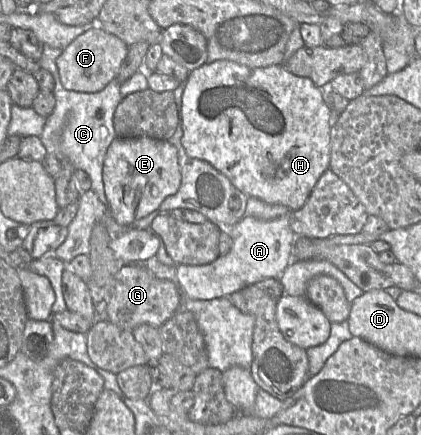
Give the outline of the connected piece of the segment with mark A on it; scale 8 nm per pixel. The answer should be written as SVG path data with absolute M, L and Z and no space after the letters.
M289 214L273 220L243 217L229 229L233 239L230 252L207 265L177 265L176 275L182 292L190 299L211 300L232 293L264 279L280 278L292 262L292 248L297 235L290 226Z

